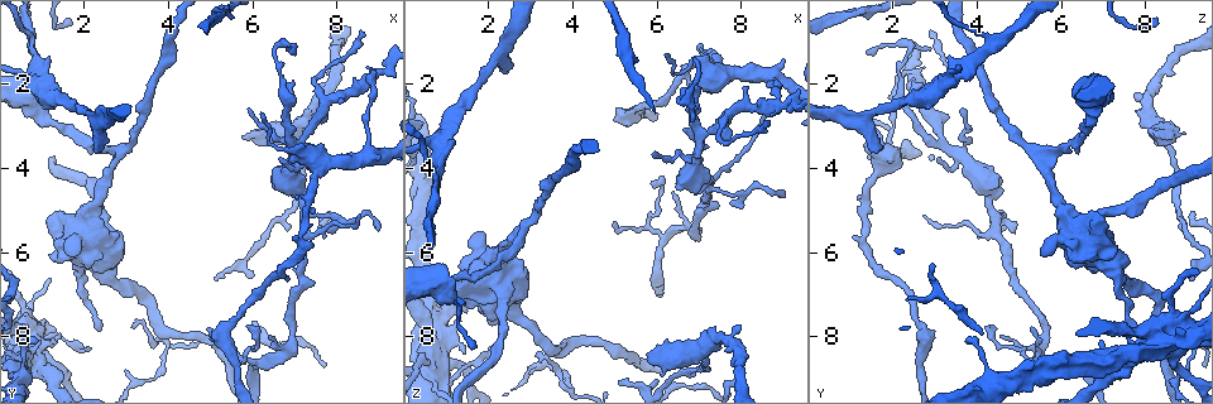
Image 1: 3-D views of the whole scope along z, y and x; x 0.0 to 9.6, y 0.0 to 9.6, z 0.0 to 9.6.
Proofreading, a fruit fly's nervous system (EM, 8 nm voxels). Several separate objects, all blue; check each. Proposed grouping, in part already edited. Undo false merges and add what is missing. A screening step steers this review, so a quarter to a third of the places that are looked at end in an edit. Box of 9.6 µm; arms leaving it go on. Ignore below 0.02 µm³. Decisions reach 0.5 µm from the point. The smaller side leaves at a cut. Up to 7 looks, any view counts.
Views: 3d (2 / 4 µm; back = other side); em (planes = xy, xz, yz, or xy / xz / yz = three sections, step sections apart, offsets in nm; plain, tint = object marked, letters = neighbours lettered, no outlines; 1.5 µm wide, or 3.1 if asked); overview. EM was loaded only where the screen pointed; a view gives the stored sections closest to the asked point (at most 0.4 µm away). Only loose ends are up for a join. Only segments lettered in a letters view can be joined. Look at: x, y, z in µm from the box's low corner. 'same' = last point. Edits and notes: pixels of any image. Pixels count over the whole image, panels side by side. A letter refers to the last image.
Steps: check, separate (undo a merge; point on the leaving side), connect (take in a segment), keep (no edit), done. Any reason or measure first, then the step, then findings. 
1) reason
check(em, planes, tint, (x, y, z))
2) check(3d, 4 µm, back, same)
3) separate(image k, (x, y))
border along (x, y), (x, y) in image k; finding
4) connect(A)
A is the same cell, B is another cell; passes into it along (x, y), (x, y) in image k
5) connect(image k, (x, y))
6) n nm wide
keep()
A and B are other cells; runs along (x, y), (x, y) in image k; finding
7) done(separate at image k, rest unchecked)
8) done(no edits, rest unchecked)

check(em, planes, letters, (1.10, 1.40, 3.30))

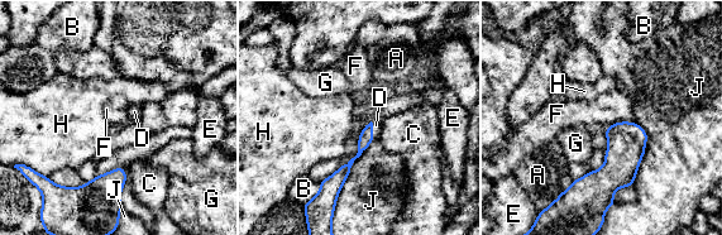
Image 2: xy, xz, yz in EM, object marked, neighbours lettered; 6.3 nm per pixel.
connect(D)
D is the same cell, A, B, C, E, F, G, H and J are other cells; passes into it along (367, 137), (372, 130), (376, 125) in image 2; the neuron continues

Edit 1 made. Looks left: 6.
check(overview)

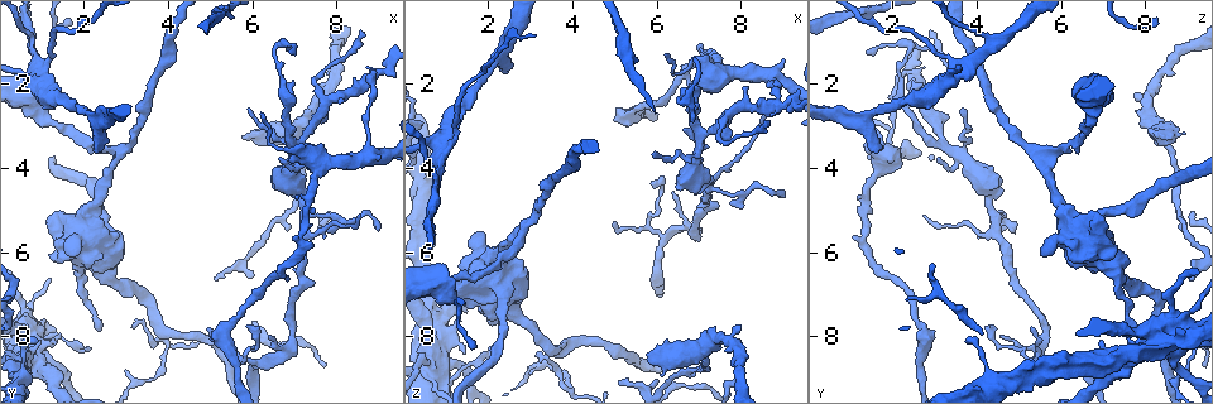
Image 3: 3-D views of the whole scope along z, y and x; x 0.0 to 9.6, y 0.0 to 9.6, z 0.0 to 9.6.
sudden change in width
check(em, planes, letters, (1.20, 8.55, 8.60))

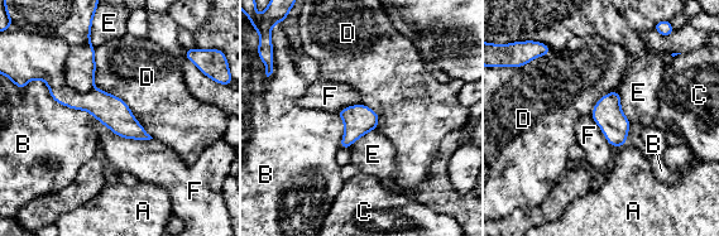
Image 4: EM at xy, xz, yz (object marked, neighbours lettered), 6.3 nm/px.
separate(image 4, (32, 56))
A, B, C, D, E and F are other cells; two neurons meet here

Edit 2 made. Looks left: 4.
check(3d, 2 µm, (5.75, 3.25, 8.45))

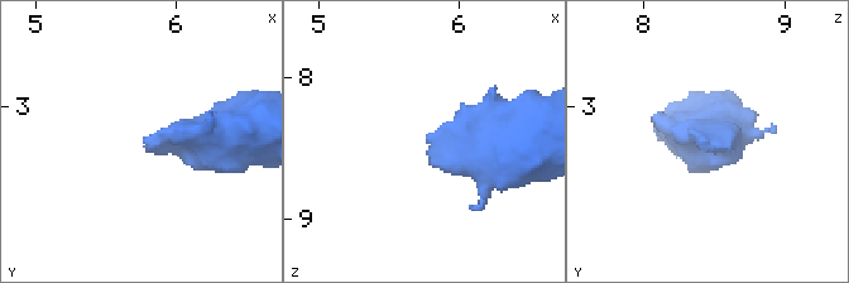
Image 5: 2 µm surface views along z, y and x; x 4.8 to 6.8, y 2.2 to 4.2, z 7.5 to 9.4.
now the EM
check(em, planes, letters, (5.78, 3.28, 8.44))

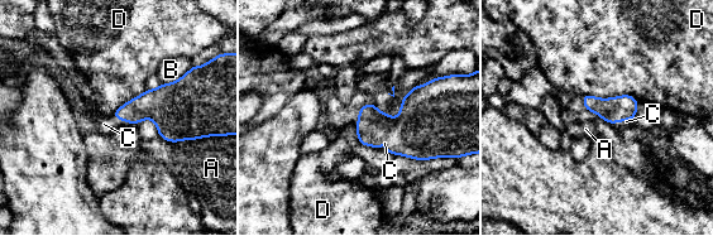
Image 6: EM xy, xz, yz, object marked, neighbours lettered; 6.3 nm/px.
D touches over 380 nm
connect(C)
C is the same cell, A, B and D are other cells; it goes on there

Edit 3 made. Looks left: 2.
done(connect at image 2, separate at image 4, connect at image 6, rest unchecked)

